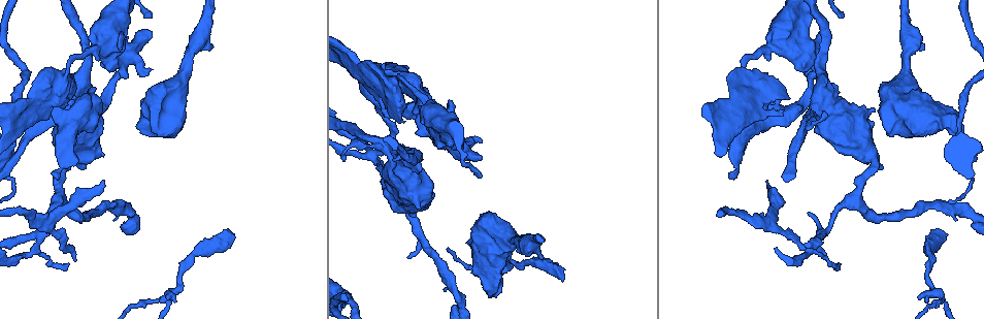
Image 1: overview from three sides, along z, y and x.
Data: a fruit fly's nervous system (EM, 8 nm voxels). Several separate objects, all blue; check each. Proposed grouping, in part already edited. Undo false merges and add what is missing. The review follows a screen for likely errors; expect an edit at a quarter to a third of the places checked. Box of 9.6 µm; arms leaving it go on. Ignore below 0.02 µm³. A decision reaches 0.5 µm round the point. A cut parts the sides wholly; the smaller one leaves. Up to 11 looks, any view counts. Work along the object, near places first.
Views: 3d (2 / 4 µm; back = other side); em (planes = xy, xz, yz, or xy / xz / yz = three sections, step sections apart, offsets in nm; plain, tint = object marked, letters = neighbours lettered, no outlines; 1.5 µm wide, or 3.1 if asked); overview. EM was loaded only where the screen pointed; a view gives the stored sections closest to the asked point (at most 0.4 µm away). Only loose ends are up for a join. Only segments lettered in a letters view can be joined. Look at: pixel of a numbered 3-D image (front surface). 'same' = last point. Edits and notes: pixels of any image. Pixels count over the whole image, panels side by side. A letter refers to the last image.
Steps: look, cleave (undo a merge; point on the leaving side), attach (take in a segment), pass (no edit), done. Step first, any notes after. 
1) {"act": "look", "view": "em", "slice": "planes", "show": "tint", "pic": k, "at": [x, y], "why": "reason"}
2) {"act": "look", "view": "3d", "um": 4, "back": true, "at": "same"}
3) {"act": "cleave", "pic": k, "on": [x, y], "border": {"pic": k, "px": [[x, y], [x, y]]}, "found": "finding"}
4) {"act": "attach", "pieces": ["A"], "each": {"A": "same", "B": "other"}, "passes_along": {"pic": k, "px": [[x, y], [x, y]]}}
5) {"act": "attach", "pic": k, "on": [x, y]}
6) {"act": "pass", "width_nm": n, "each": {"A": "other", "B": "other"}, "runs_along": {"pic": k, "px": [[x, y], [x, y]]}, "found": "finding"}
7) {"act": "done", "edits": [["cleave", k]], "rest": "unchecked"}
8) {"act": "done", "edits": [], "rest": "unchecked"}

{"act": "look", "view": "3d", "um": 2, "back": true, "pic": 1, "at": [542, 258], "why": "free end"}

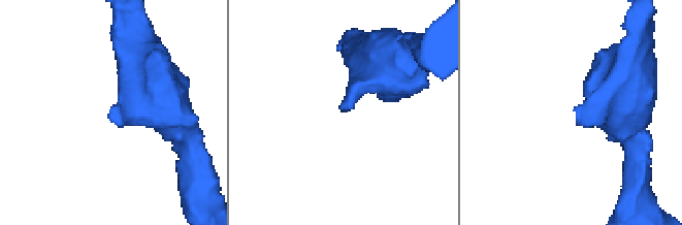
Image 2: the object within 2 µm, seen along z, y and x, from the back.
{"act": "look", "view": "em", "slice": "planes", "show": "tint", "pic": 2, "at": [111, 112], "why": "now the EM"}

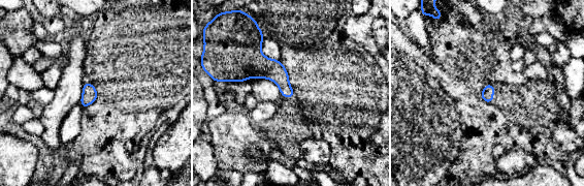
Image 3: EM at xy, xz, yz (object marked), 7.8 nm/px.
{"act": "look", "view": "em", "slice": "planes", "show": "letters", "at": "same", "why": "see the neighbours"}

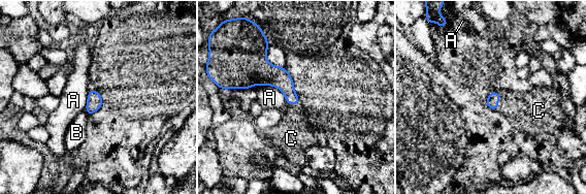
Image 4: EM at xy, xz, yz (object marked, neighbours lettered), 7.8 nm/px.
{"act": "attach", "pieces": ["C"], "longest_contact_nm": ["A", 240], "each": {"A": "other", "B": "other", "C": "same"}, "passes_along": {"pic": 4, "px": [[492, 100], [497, 101], [527, 111]]}, "found": "it goes on there"}

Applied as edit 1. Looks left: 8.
{"act": "look", "view": "3d", "um": 2, "pic": 1, "at": [151, 69]}

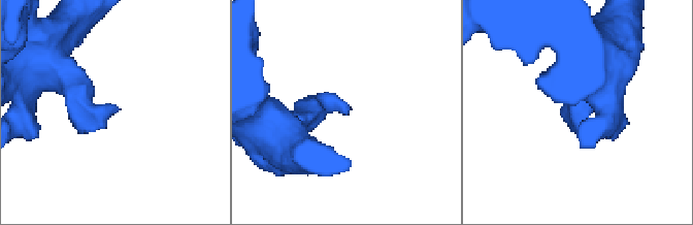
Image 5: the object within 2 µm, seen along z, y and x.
{"act": "look", "view": "em", "slice": "yz", "step": 4, "show": "letters", "pic": 5, "at": [345, 113], "why": "now the EM"}

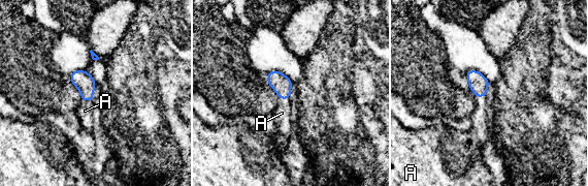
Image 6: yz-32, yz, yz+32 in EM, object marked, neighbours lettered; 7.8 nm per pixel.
{"act": "look", "view": "em", "slice": "planes", "show": "letters", "at": "same", "why": "another direction"}

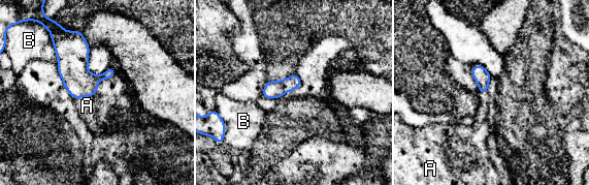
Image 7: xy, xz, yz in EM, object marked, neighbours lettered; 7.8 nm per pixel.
{"act": "attach", "pieces": ["A"], "each": {"A": "same", "B": "other"}, "found": "the neuron continues"}

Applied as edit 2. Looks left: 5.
{"act": "done", "edits": [["attach", 4], ["attach", 7]], "rest": "unchecked"}

